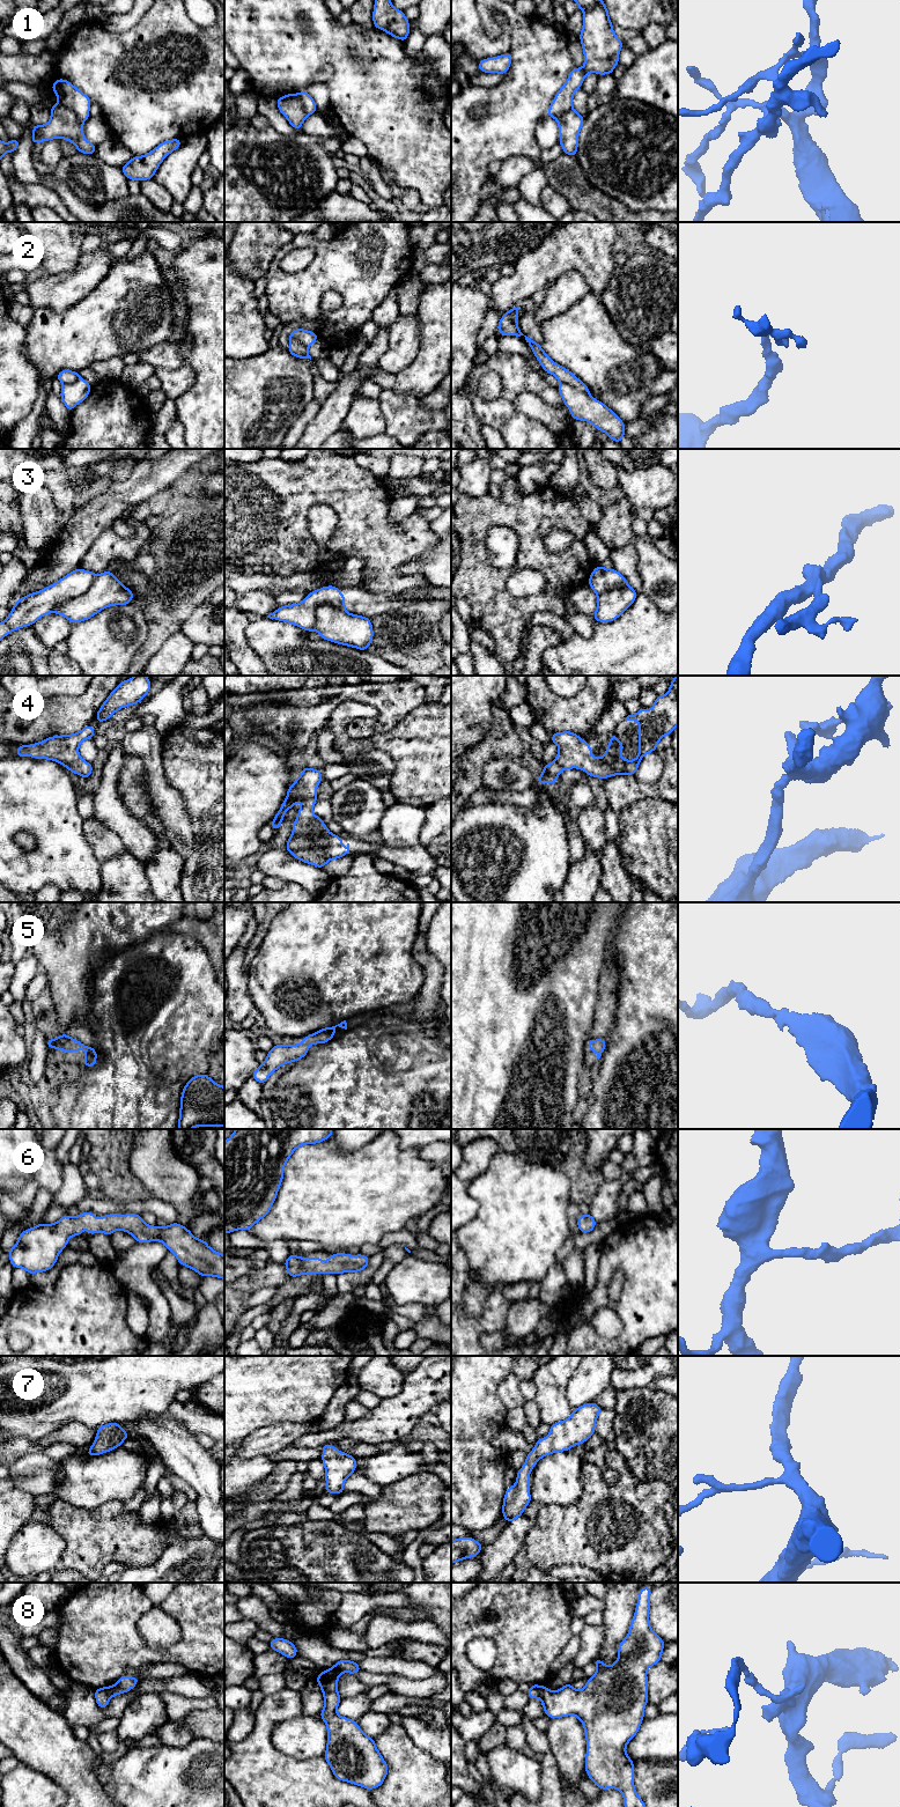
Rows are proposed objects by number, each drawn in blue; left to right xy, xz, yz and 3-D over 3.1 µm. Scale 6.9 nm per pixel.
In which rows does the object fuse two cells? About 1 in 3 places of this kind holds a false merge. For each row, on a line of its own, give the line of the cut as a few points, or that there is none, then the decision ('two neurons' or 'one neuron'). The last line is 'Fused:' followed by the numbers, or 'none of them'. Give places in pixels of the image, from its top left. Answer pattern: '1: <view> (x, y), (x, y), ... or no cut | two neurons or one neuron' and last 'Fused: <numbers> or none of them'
1: xy (59, 102), (82, 122) | two neurons
2: yz (560, 382), (566, 382), (589, 396) | two neurons
3: xy (97, 575), (86, 591), (60, 603), (52, 611) | two neurons
4: no cut | one neuron
5: no cut | one neuron
6: no cut | one neuron
7: no cut | one neuron
8: yz (540, 1686), (538, 1696) | two neurons
Fused: 1, 2, 3, 8

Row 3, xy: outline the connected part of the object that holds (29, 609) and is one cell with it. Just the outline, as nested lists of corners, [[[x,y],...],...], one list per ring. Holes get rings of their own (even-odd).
[[[76,568],[52,585],[20,598],[9,615],[0,622],[0,641],[19,628],[34,625],[60,604],[87,592],[96,576],[93,571]]]

